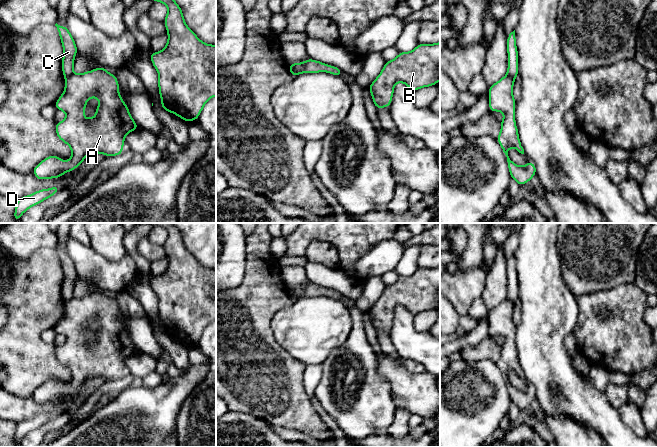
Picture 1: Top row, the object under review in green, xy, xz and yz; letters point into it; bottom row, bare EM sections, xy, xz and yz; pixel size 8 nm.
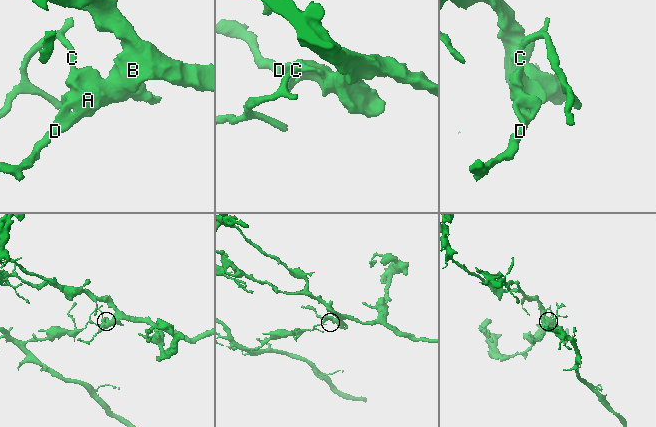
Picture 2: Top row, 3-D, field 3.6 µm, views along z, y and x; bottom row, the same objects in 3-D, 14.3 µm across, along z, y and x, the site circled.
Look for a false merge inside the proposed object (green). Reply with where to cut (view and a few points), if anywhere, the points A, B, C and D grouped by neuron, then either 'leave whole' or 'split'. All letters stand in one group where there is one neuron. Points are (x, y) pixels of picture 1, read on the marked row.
cut xy (73, 73), (65, 77); groups A B D / C; split

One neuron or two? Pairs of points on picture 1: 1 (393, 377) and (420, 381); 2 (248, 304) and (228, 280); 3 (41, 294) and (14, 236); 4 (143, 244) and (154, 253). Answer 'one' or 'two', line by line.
1: one
2: two
3: two
4: one

